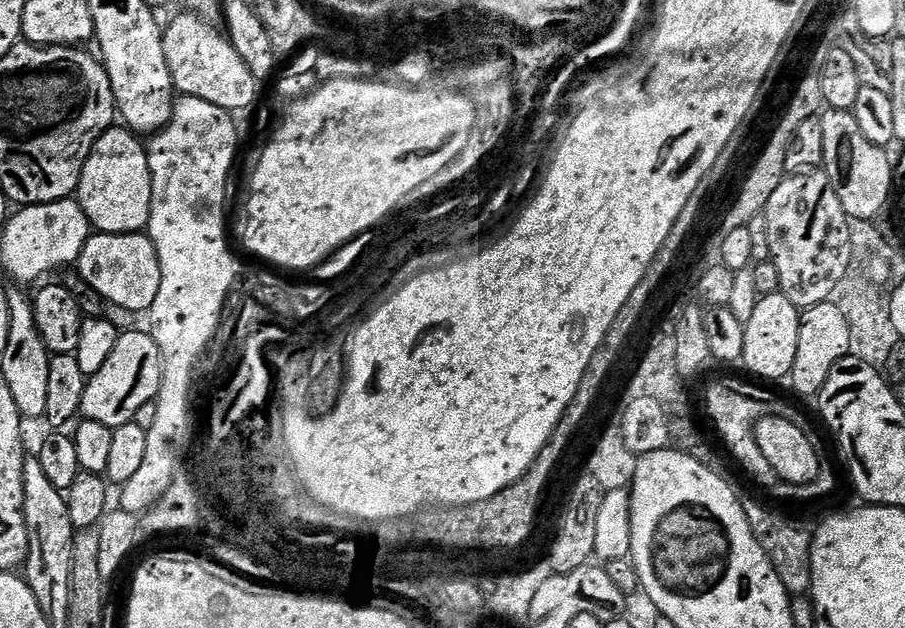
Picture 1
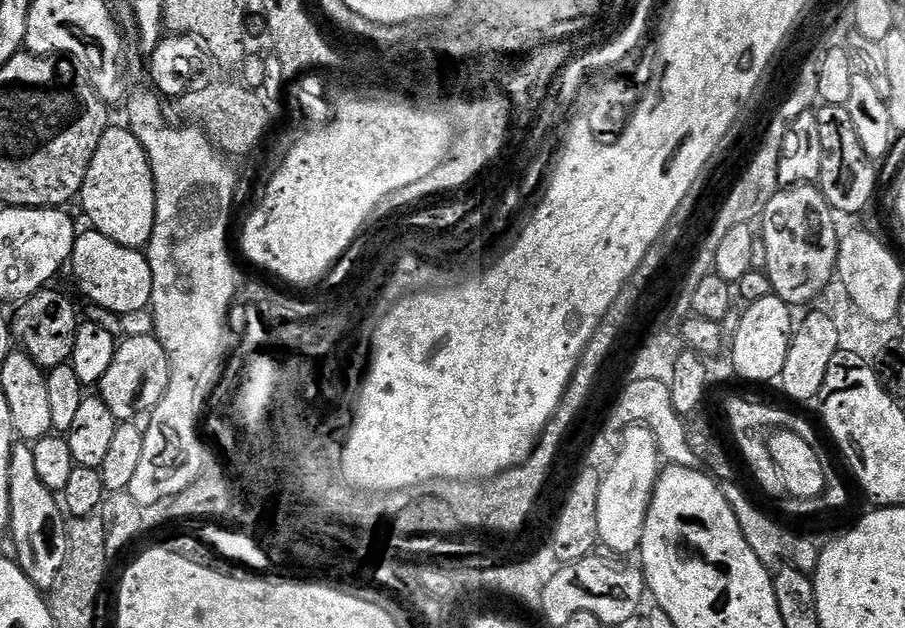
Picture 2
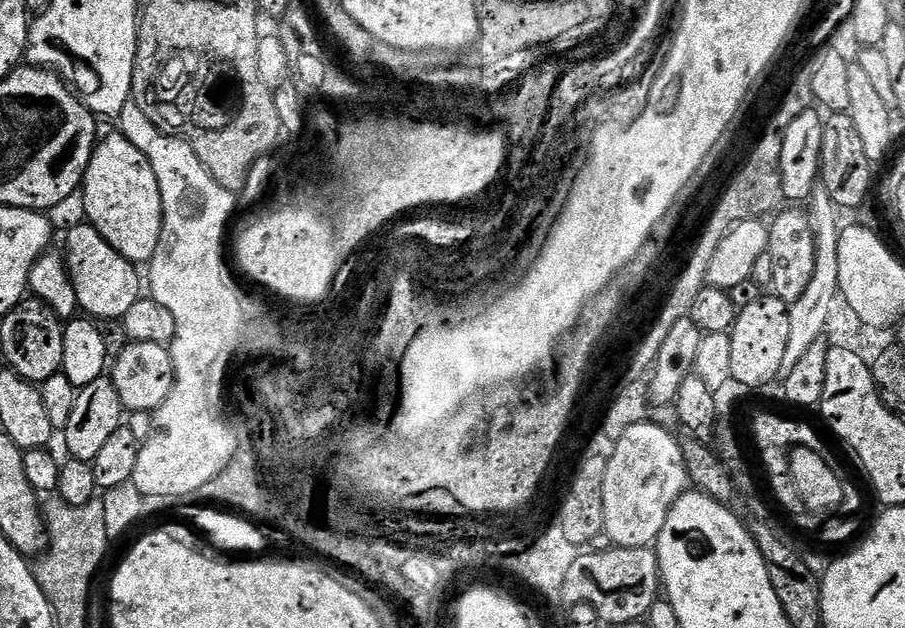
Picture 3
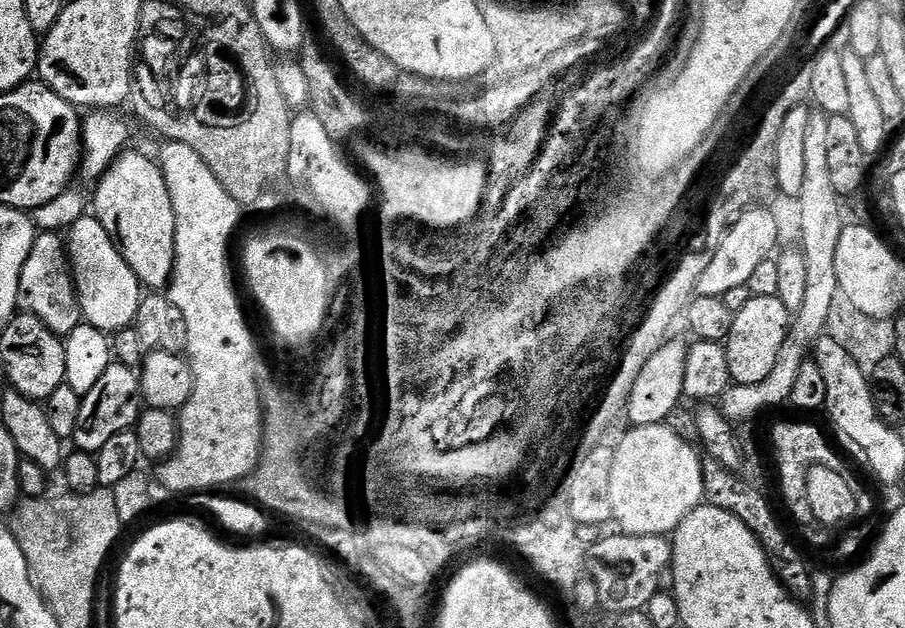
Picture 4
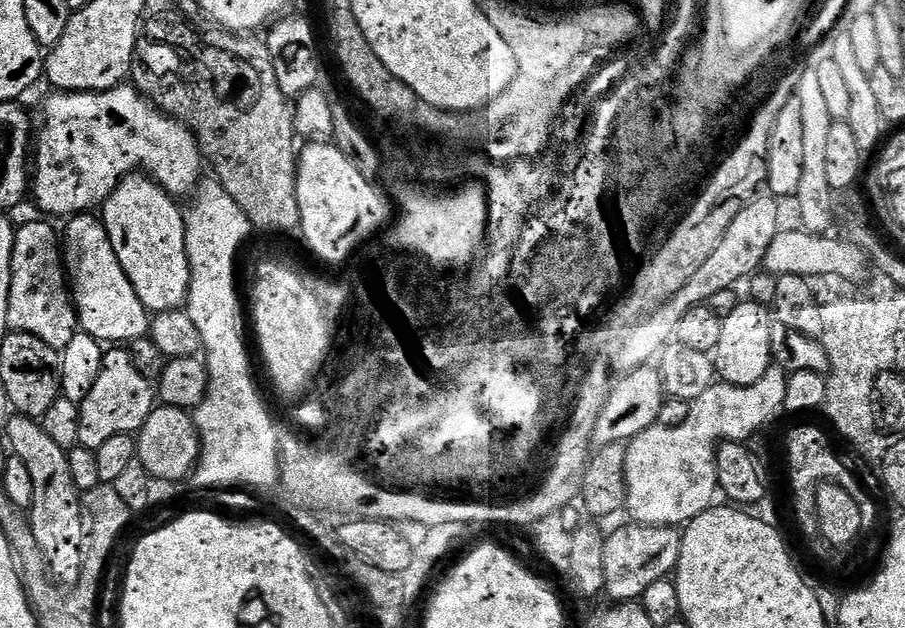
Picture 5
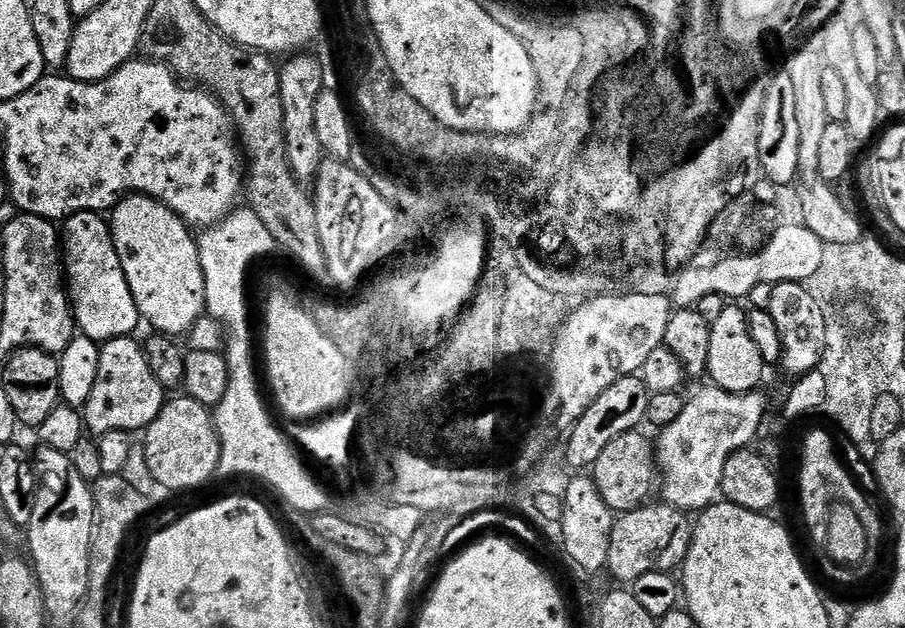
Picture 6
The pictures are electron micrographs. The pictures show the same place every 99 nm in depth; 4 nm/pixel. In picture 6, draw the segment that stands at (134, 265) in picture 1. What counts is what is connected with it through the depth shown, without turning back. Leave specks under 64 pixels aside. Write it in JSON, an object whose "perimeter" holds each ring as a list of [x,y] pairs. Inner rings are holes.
{"perimeter":[[[79,212],[63,221],[62,259],[68,299],[72,306],[72,314],[76,317],[77,329],[97,342],[133,335],[137,331],[135,328],[142,324],[142,317],[134,302],[134,294],[130,294],[126,274],[122,274],[122,262],[118,262],[118,250],[114,250],[114,238],[109,221],[101,213]]]}

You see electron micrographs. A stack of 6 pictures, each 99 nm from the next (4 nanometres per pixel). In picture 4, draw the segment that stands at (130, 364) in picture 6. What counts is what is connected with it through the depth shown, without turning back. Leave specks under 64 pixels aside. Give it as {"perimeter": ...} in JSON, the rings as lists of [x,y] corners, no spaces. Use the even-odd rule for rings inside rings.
{"perimeter":[[[118,363],[108,365],[106,374],[98,378],[93,388],[80,398],[78,423],[74,425],[71,443],[81,452],[95,453],[106,446],[109,438],[114,438],[122,430],[132,428],[140,418],[142,397],[140,395],[140,380],[131,368]]]}

